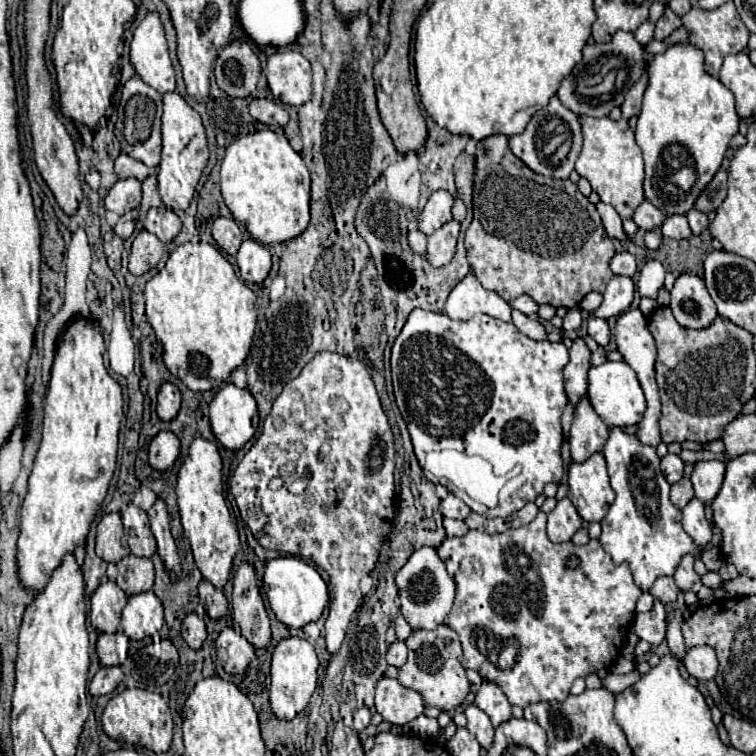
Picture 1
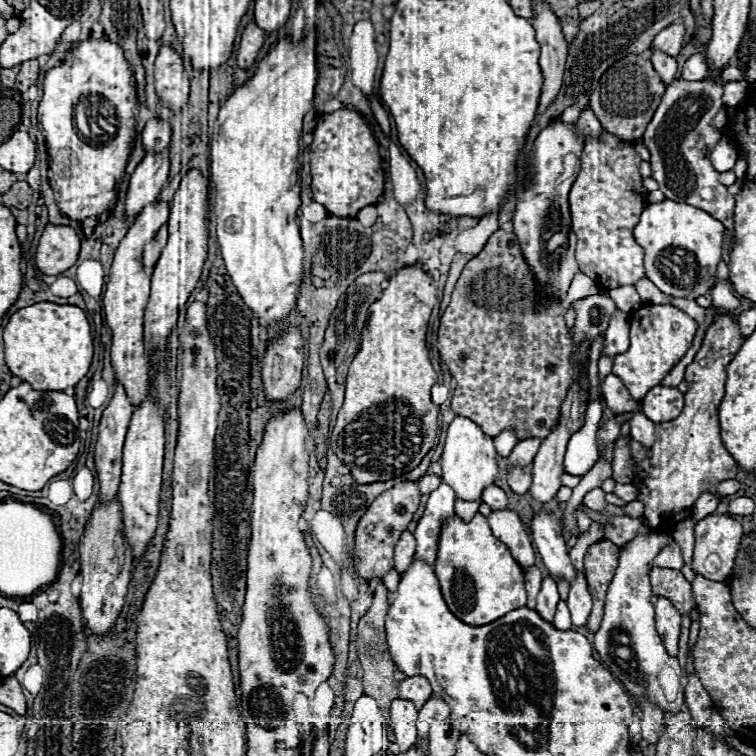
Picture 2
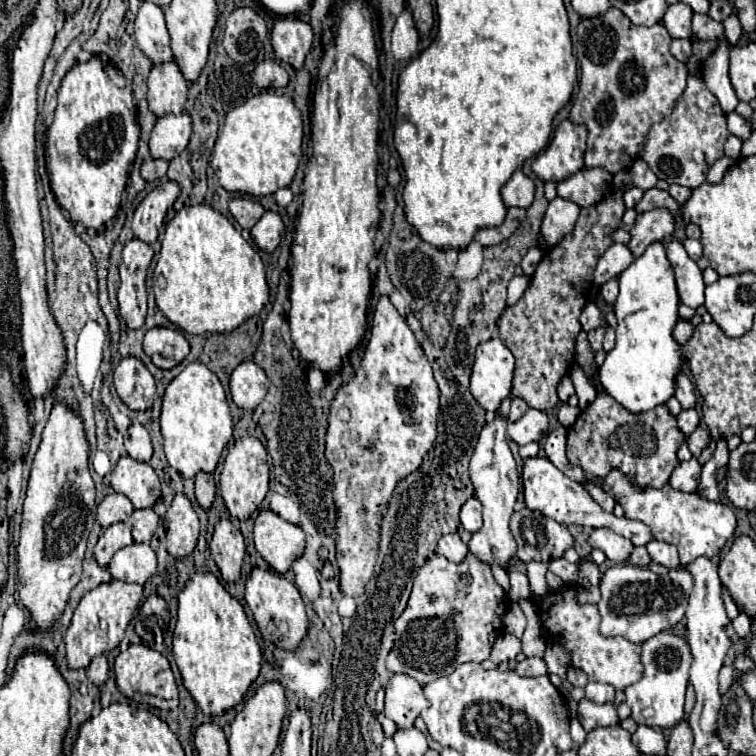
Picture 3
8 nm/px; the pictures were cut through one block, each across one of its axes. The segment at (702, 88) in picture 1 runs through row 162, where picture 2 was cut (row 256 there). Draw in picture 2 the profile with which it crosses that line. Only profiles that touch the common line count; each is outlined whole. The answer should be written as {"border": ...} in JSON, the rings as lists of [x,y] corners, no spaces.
{"border":[[[666,198],[644,208],[640,222],[634,228],[634,238],[644,248],[646,276],[664,294],[698,298],[714,284],[710,272],[716,272],[716,266],[722,260],[722,232],[722,222],[714,220],[704,210]]]}

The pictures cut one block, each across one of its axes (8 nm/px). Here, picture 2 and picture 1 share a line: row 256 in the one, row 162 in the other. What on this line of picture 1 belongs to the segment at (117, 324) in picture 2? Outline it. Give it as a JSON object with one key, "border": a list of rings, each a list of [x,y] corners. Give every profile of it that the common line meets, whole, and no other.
{"border":[[[120,154],[114,162],[114,174],[122,180],[122,178],[136,178],[136,180],[144,180],[152,174],[152,170],[148,166],[144,166],[142,162],[130,158],[128,154]]]}

